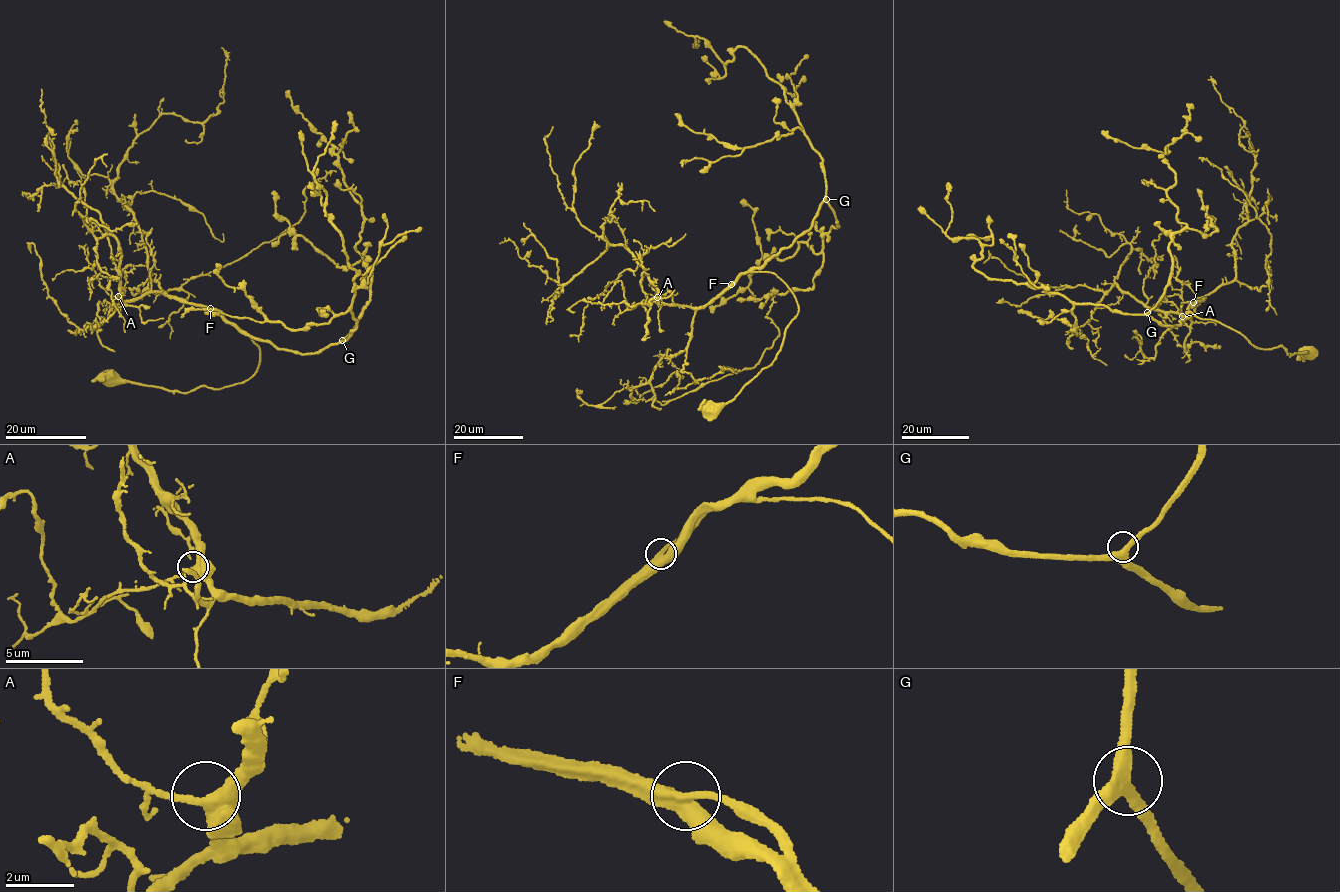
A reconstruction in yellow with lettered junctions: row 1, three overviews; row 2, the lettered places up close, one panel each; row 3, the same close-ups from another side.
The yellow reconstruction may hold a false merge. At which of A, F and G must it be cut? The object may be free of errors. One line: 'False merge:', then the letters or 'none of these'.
False merge: none of these

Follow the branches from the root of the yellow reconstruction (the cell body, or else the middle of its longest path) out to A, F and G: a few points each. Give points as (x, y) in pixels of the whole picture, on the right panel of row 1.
A: (1308, 352), (1288, 354), (1280, 346), (1255, 347), (1234, 330), (1188, 312), (1203, 298), (1190, 317), (1182, 316)
F: (1308, 352), (1288, 354), (1280, 346), (1266, 349), (1254, 347), (1234, 330), (1189, 312), (1188, 305), (1193, 302)
G: (1308, 352), (1288, 354), (1280, 346), (1255, 347), (1234, 330), (1189, 311), (1178, 325), (1168, 326), (1147, 312)

